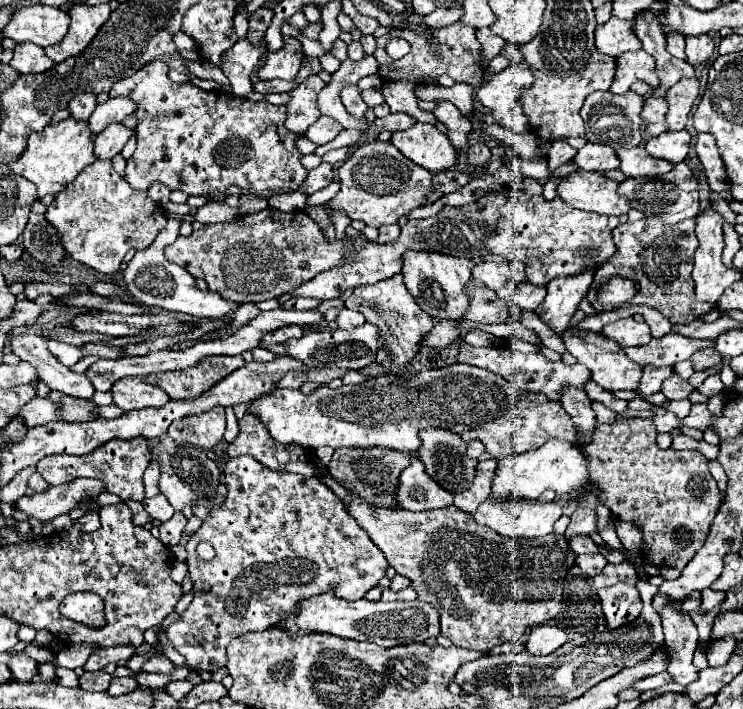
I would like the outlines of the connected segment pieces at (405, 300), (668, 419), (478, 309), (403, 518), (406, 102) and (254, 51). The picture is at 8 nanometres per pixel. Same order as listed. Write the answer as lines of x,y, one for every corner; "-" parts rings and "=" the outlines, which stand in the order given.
399,273
389,279
377,281
375,285
357,287
353,295
345,301
345,305
353,311
359,311
369,323
375,323
385,331
385,343
381,343
381,347
377,349
377,363
383,365
385,371
391,371
395,375
411,375
405,365
409,365
409,361
417,355
421,335
425,335
425,331
431,331
435,321
415,303
413,295
403,283
403,275
=
656,409
653,411
653,414
653,421
658,433
670,432
672,427
675,429
680,426
678,417
669,411
664,409
=
471,281
465,287
465,293
469,297
469,307
465,311
465,319
473,323
503,323
509,317
507,303
499,299
493,289
=
331,475
325,483
337,493
355,521
369,533
371,541
385,553
389,565
403,577
411,579
417,599
433,605
441,617
441,633
453,641
453,645
487,651
507,641
517,641
523,637
527,627
541,625
555,619
561,611
563,601
563,581
569,567
575,563
575,555
569,551
567,539
557,535
547,535
541,539
515,539
501,537
485,525
479,525
473,515
459,511
455,505
437,511
389,511
383,507
369,507
365,501
351,497
=
407,81
385,83
383,95
393,113
407,113
409,117
413,117
415,121
421,121
421,123
433,123
433,125
437,123
437,117
433,113
427,113
417,107
413,83
407,83
=
237,41
229,51
221,55
221,71
231,81
233,93
247,97
251,93
251,73
259,63
261,55
265,55
263,47
253,47
249,41

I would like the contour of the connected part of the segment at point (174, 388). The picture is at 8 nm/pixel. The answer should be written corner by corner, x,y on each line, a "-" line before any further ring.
217,355
203,359
197,363
197,367
189,367
185,371
167,371
167,373
153,373
149,375
149,383
161,385
171,399
189,399
189,397
201,397
205,391
209,391
215,383
225,379
229,373
239,369
243,365
243,357
227,357

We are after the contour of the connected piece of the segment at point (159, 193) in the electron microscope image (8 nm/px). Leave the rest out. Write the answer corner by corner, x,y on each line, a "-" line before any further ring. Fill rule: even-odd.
157,183
157,185
151,185
149,189
147,189
147,193
149,193
149,197
157,203
157,205
161,205
161,207
167,207
169,205
169,189
165,187
165,185
161,185
161,183

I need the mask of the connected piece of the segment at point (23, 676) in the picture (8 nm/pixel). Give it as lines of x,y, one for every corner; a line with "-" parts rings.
21,653
9,661
9,669
17,681
31,681
35,675
39,675
37,665
39,663
25,653

